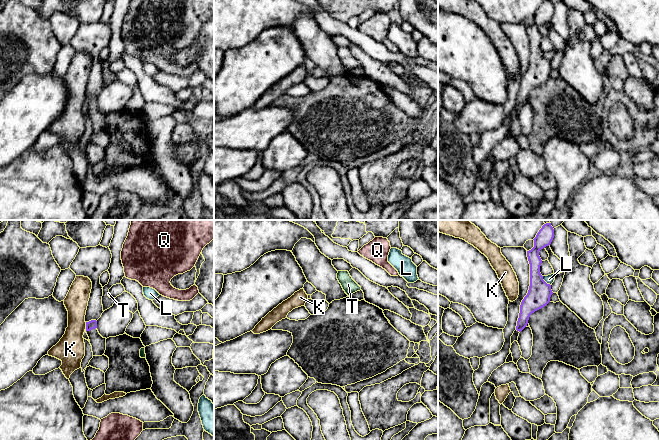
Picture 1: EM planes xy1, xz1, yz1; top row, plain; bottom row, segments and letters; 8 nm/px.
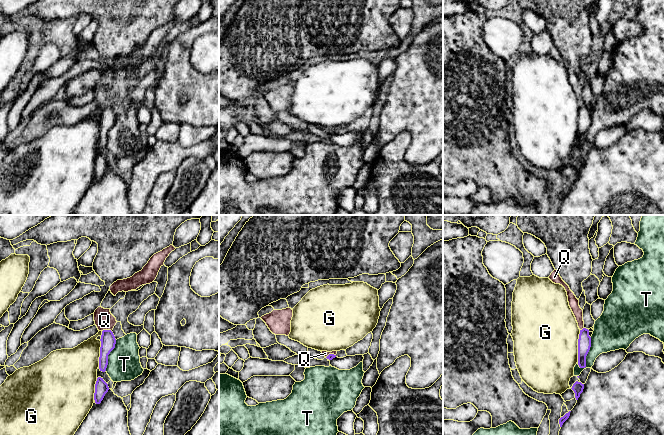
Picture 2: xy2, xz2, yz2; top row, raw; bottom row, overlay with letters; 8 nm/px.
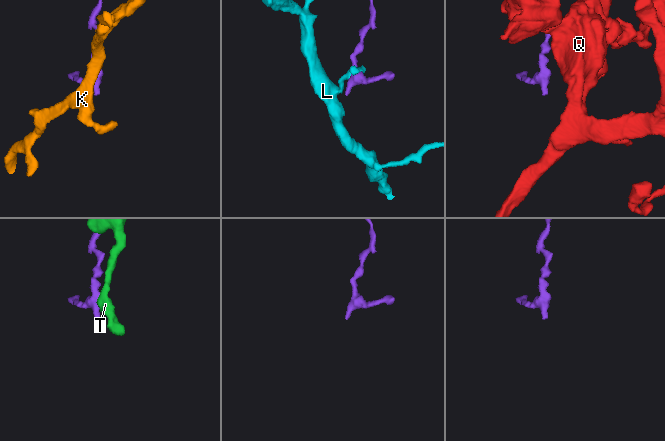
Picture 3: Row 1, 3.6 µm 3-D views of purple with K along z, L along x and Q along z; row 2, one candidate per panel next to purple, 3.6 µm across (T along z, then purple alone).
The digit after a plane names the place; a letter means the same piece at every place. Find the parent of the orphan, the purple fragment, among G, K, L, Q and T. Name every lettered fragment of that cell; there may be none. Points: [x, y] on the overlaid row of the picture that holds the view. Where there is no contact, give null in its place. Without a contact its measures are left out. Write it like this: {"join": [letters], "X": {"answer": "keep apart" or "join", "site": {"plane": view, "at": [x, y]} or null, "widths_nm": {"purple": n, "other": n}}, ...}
{"join": [], "G": {"answer": "keep apart", "site": {"plane": "yz2", "at": [578, 346]}, "widths_nm": {"purple": 110, "other": 500}}, "K": {"answer": "keep apart", "site": {"plane": "xy1", "at": [86, 325]}, "widths_nm": {"purple": 70, "other": 220}}, "L": {"answer": "keep apart", "site": {"plane": "yz1", "at": [544, 281]}, "widths_nm": {"purple": 190, "other": 70}}, "Q": {"answer": "keep apart", "site": {"plane": "xy2", "at": [106, 330]}, "widths_nm": {"purple": 120, "other": 160}}, "T": {"answer": "keep apart", "site": {"plane": "yz2", "at": [587, 353]}, "widths_nm": {"purple": 110, "other": 280}}}

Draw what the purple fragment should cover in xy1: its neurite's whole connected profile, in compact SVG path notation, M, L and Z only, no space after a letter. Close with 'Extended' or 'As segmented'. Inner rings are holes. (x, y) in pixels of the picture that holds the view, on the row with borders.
M97 321L86 322L86 331L92 346L93 356L102 356L106 350L106 338L103 338L97 330Z. Extended

